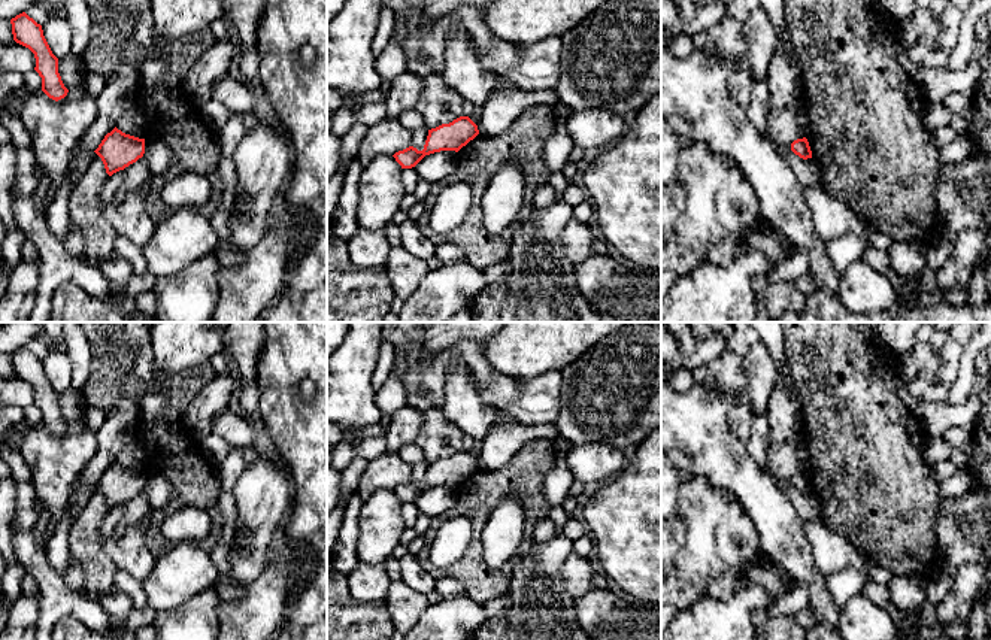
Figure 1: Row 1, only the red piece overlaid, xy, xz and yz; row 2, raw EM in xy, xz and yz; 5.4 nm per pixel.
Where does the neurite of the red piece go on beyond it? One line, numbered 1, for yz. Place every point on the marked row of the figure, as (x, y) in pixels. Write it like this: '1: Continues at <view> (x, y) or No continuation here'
1: No continuation here

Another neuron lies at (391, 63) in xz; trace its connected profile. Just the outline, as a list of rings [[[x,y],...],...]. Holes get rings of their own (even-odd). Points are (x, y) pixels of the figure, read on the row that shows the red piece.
[[[396,19],[394,31],[385,51],[376,57],[375,69],[382,81],[394,81],[406,72],[403,40],[406,37],[403,19]]]

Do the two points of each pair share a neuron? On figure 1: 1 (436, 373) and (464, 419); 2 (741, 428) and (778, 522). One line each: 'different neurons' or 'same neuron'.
1: different neurons
2: different neurons

